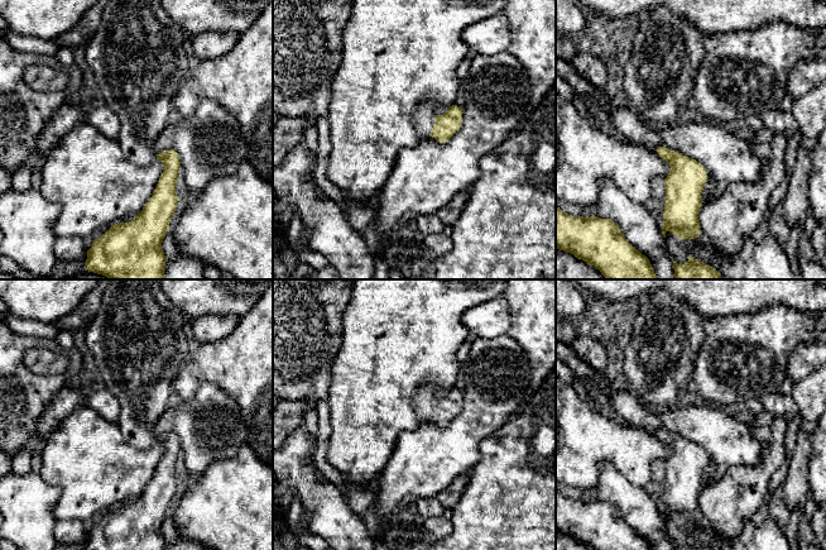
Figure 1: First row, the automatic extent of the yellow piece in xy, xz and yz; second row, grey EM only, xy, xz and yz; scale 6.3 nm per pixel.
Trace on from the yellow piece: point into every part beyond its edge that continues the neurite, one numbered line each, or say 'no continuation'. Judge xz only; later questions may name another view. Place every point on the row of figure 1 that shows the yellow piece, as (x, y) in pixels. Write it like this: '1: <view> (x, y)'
1: xz (423, 119)

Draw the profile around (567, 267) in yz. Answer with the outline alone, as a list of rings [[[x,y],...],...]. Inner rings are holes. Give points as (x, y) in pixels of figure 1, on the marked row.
[[[556,249],[556,279],[605,279],[599,269],[571,253]]]

